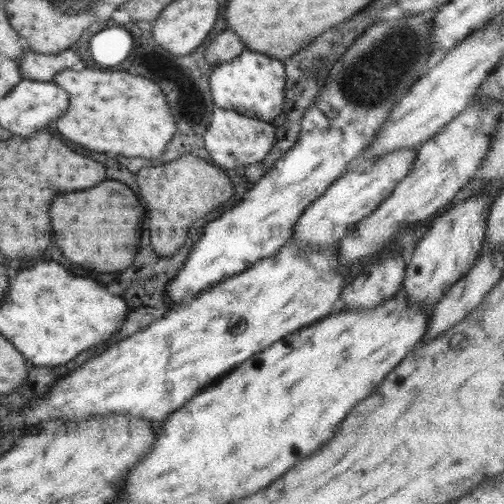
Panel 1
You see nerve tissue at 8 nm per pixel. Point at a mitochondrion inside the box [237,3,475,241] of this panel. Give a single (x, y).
(377, 74)

